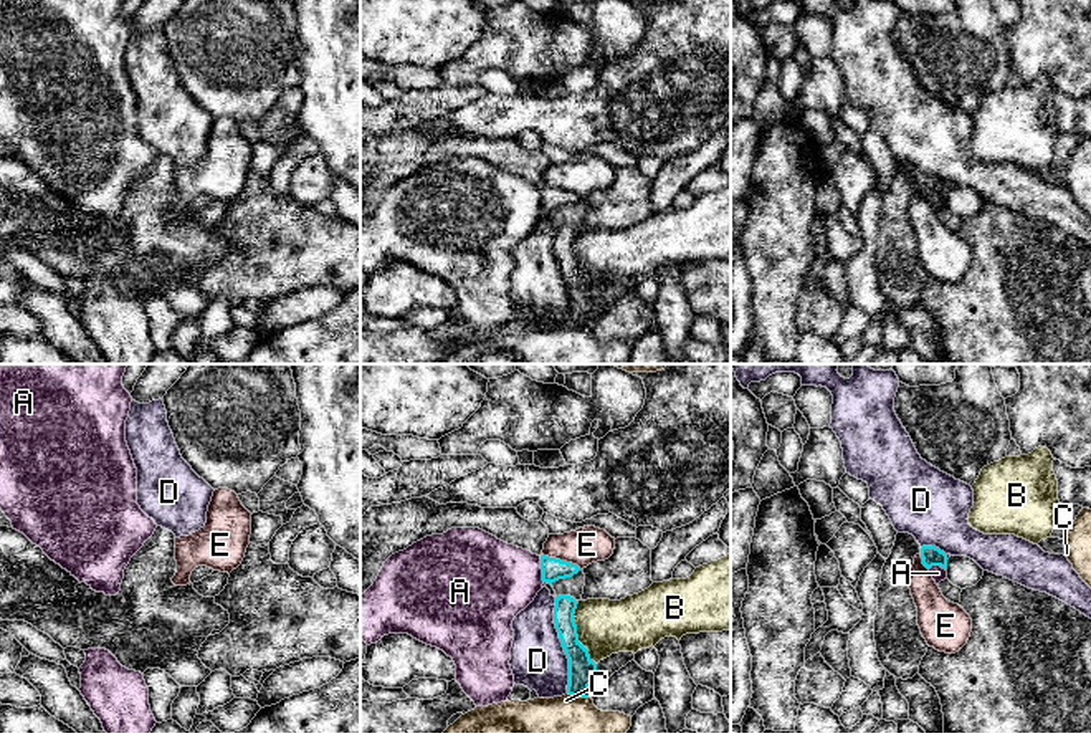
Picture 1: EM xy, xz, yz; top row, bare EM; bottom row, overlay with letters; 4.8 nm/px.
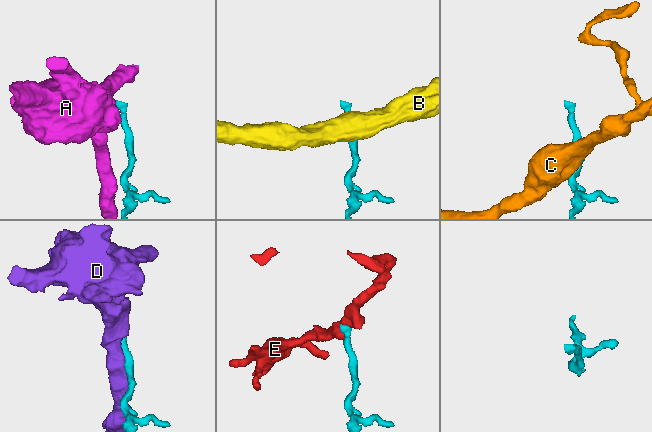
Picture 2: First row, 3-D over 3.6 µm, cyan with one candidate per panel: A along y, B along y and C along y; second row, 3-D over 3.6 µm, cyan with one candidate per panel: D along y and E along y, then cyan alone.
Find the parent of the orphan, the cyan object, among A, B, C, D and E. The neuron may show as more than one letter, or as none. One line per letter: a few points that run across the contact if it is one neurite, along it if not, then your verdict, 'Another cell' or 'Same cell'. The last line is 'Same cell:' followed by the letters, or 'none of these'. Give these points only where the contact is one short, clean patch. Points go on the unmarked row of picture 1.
A: Line: xz (539, 186), (544, 210). Another cell
B: Line: xz (577, 230), (574, 244), (577, 270), (595, 293). Another cell
C: Another cell
D: Another cell
E: Line: xz (543, 182), (576, 192), (581, 197). Another cell
Same cell: none of these

